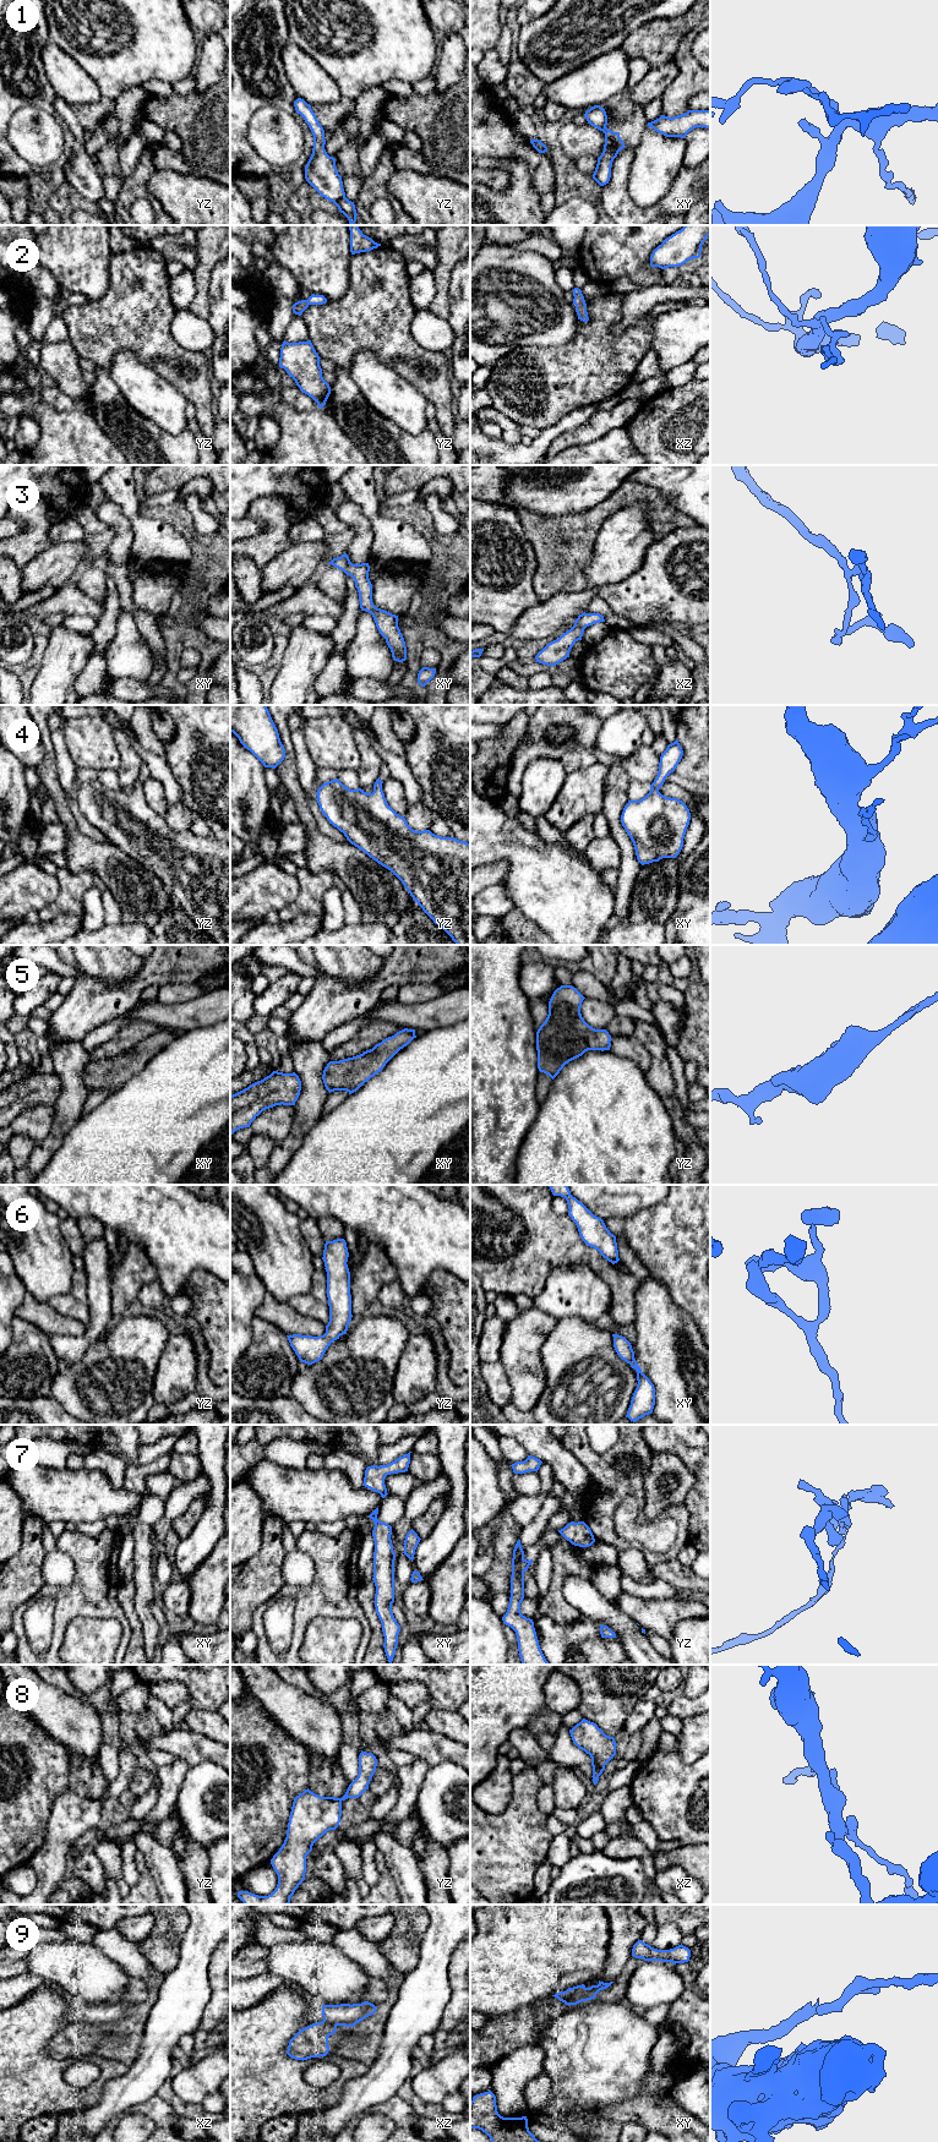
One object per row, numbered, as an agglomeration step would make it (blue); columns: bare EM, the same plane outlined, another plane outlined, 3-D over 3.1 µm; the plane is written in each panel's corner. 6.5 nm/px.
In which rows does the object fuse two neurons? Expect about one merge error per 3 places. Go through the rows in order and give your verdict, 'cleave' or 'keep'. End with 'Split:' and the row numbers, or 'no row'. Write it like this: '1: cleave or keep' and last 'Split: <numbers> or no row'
1: keep
2: keep
3: keep
4: keep
5: keep
6: keep
7: cleave
8: keep
9: cleave
Split: 7, 9

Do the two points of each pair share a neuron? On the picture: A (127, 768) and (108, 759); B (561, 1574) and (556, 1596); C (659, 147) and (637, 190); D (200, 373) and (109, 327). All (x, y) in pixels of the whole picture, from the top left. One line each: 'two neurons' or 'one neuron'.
A: two neurons
B: one neuron
C: one neuron
D: one neuron

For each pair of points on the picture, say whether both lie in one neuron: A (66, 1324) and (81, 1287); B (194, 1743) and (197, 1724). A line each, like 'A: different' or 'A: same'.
A: different
B: different

